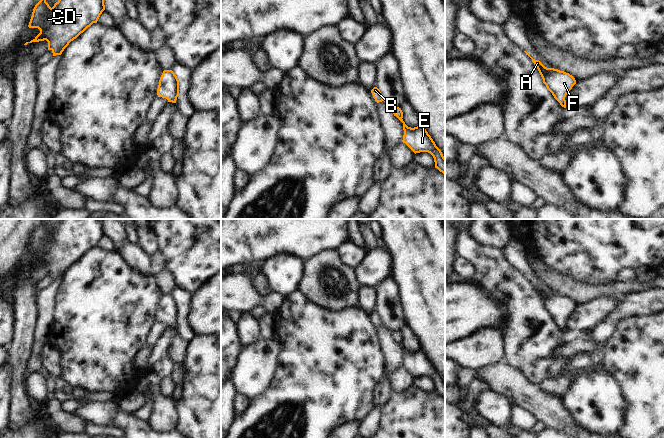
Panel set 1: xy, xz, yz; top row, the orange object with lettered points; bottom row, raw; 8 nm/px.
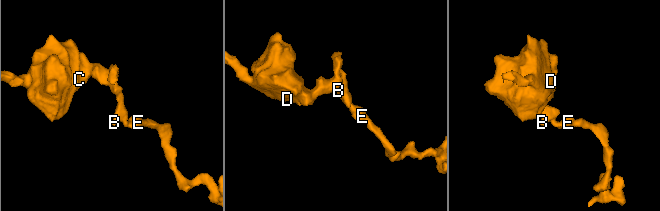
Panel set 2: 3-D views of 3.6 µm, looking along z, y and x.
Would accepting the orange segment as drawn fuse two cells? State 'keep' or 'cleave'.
keep

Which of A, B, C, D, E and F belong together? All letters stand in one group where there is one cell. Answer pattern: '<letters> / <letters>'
A B C D E F

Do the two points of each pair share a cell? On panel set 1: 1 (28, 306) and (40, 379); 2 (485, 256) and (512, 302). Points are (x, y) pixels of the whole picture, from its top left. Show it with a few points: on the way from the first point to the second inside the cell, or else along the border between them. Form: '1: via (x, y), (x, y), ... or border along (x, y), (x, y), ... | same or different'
1: border along (27, 374), (27, 389), (31, 397) | different
2: via (491, 267), (512, 291) | same

